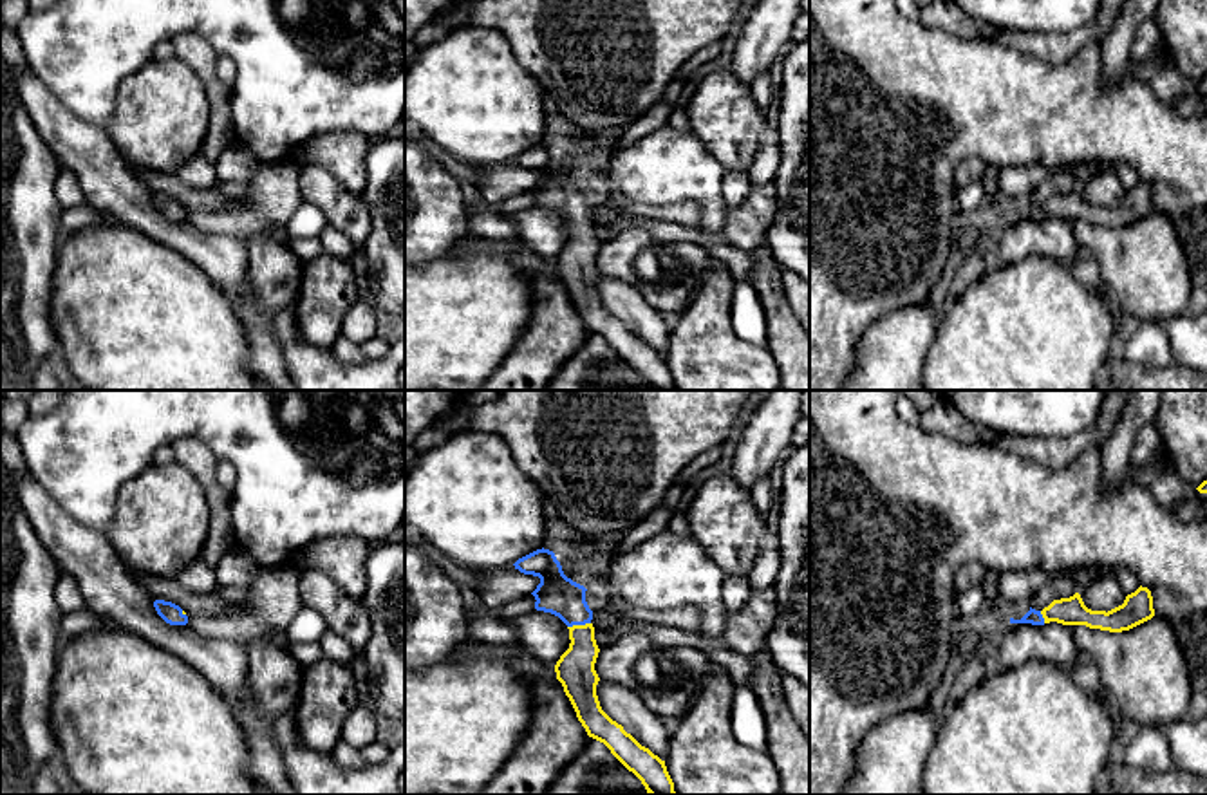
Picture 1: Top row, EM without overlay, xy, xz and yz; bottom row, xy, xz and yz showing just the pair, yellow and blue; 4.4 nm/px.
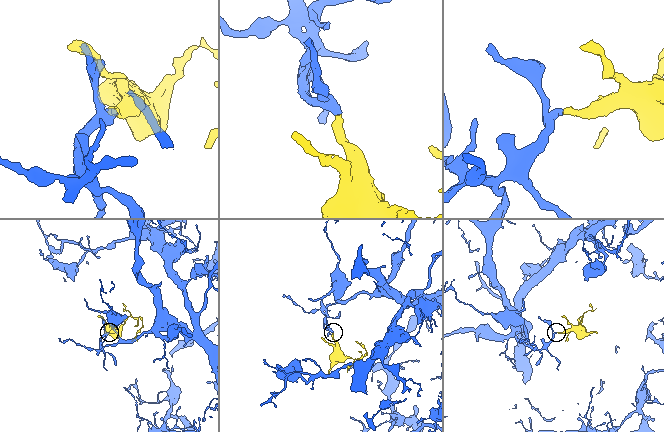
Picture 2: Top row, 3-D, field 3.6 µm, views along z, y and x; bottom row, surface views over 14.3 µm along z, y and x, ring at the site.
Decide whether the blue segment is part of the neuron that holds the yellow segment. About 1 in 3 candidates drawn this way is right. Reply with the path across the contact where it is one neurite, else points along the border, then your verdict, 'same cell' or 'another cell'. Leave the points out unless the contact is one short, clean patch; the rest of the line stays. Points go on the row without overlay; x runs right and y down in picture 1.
across xz (575, 264), (579, 255), (579, 221), (577, 210), (559, 190) | same cell

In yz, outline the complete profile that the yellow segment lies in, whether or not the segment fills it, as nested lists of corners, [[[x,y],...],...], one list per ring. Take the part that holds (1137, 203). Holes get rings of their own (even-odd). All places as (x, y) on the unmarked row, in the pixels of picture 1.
[[[1138,182],[1127,190],[1124,199],[1111,206],[1091,206],[1084,201],[1079,188],[1070,193],[1053,195],[1043,206],[1030,206],[1021,213],[1010,213],[1010,219],[1032,219],[1044,220],[1057,217],[1062,220],[1086,220],[1090,224],[1100,224],[1109,228],[1129,226],[1155,211],[1153,192],[1147,182]]]

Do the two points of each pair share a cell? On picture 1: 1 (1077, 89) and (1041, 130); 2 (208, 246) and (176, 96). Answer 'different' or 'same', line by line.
1: same
2: different

